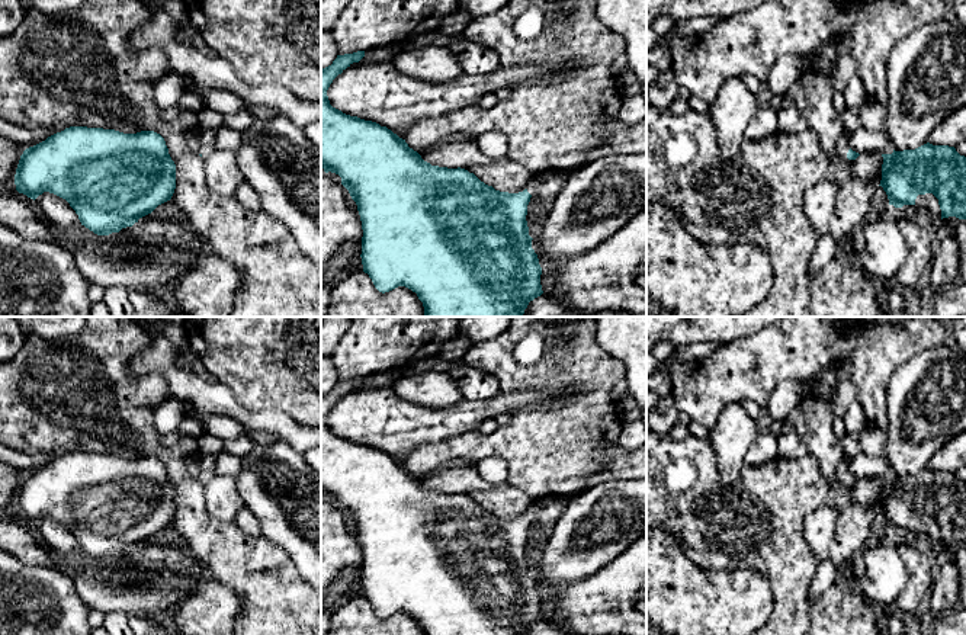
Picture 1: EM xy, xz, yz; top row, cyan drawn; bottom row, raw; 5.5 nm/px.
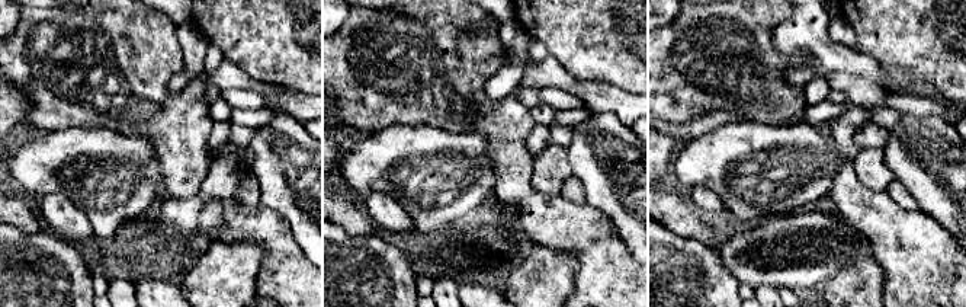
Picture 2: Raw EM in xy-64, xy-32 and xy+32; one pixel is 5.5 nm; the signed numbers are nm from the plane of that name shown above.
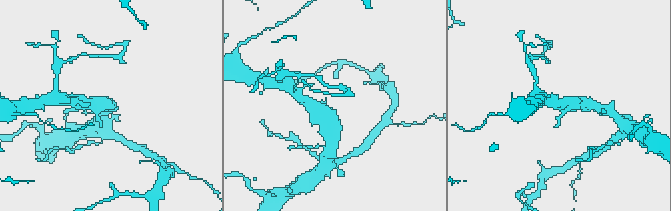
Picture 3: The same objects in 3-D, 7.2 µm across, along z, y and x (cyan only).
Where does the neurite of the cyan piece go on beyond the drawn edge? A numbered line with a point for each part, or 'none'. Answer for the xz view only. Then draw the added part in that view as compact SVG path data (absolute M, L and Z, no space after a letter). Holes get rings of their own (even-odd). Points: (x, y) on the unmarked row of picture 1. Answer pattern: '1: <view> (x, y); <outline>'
1: xz (536, 504); M546 498L535 500L535 501L532 503L532 506L529 507L529 510L527 510L526 514L527 514L527 517L529 517L532 522L535 520L537 511L542 509L542 506L543 506L545 501L546 501Z

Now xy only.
1: xy (206, 472); M215 455L203 456L200 465L198 478L206 485L215 477Z

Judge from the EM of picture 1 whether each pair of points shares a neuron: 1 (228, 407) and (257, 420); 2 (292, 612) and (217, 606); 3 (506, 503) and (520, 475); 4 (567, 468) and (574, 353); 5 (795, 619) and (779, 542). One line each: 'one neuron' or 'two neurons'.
1: one neuron
2: two neurons
3: two neurons
4: one neuron
5: one neuron

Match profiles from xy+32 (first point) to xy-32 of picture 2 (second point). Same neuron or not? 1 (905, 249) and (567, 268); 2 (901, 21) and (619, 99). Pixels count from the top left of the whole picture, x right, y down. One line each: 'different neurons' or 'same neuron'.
1: different neurons
2: different neurons

